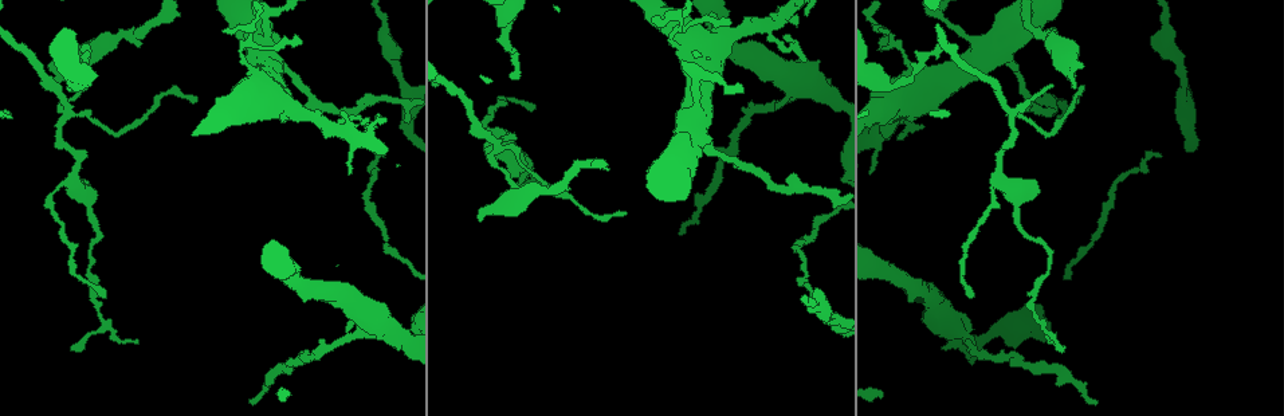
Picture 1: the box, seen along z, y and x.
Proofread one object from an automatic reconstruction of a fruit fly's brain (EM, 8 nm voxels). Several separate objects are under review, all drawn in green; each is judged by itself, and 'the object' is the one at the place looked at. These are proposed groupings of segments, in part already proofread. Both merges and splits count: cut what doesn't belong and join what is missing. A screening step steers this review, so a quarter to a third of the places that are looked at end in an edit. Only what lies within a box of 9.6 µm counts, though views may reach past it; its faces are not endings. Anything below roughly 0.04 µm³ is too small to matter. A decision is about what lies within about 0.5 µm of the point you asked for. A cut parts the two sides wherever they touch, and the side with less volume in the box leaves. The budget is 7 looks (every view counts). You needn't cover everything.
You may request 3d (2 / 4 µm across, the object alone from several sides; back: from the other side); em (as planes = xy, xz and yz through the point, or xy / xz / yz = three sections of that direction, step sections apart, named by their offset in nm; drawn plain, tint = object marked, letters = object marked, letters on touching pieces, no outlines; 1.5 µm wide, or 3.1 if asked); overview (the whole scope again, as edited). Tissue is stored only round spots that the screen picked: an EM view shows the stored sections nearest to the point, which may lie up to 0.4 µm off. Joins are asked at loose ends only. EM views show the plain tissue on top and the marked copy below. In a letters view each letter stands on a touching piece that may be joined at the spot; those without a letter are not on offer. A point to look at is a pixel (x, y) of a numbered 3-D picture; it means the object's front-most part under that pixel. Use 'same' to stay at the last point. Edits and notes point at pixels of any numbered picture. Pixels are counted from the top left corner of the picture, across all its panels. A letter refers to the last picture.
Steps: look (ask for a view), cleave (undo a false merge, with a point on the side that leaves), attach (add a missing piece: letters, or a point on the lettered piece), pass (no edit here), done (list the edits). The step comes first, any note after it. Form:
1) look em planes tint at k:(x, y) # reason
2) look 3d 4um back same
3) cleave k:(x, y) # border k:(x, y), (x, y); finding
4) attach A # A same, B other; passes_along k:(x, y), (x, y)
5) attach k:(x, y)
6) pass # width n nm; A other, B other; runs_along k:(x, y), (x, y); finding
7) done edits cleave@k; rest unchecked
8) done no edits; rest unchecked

look em planes tint at 1:(405, 120) # thin end

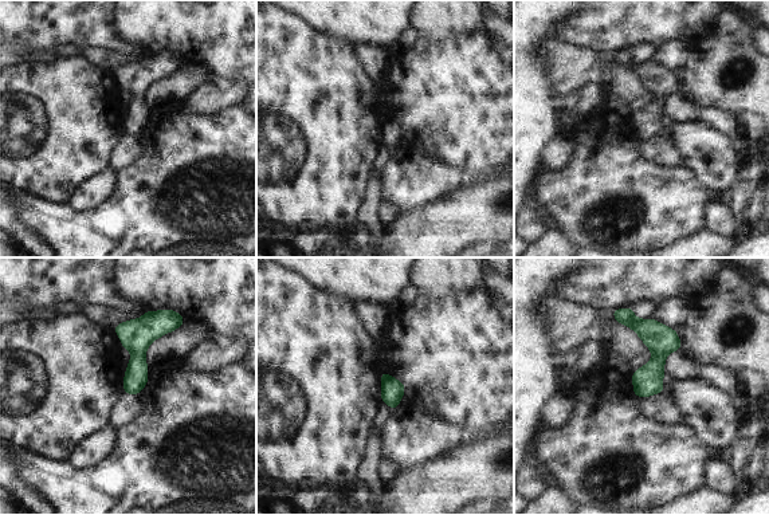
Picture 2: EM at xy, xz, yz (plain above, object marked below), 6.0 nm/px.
look em planes letters same # see the neighbours

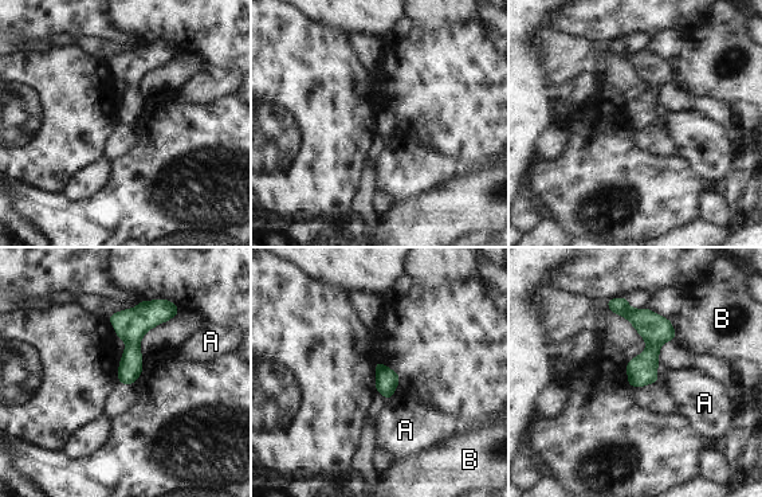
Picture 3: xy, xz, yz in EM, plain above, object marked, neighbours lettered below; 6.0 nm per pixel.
pass # longest_contact B 140 nm; A other, B other; no lettered piece goes on from it

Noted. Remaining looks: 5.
look 3d 4um at 1:(726, 26) # branch stops here

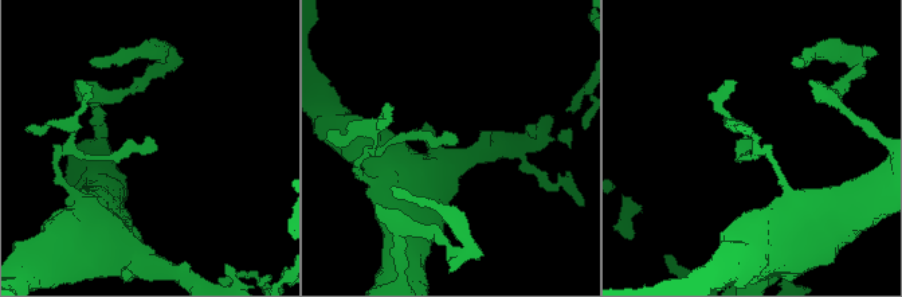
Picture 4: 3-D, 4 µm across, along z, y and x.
look em xz step 4 tint at 4:(149, 140) # shape alone is not enough

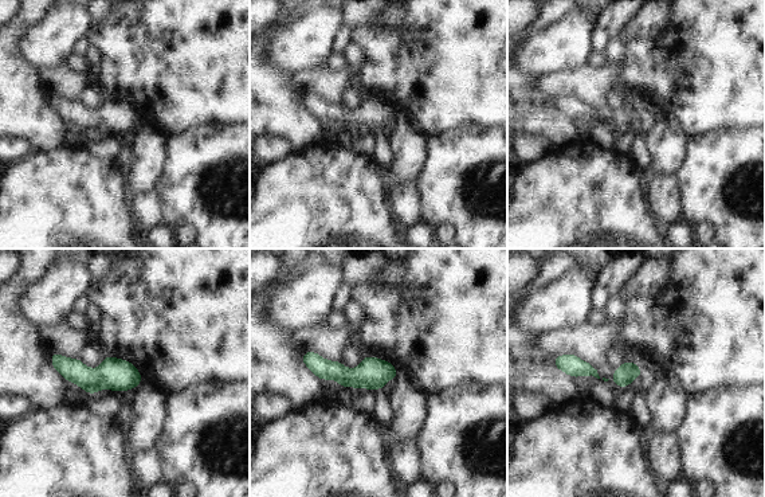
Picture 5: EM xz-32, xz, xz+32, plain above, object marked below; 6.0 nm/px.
look em xz step 4 letters same # what lies round it

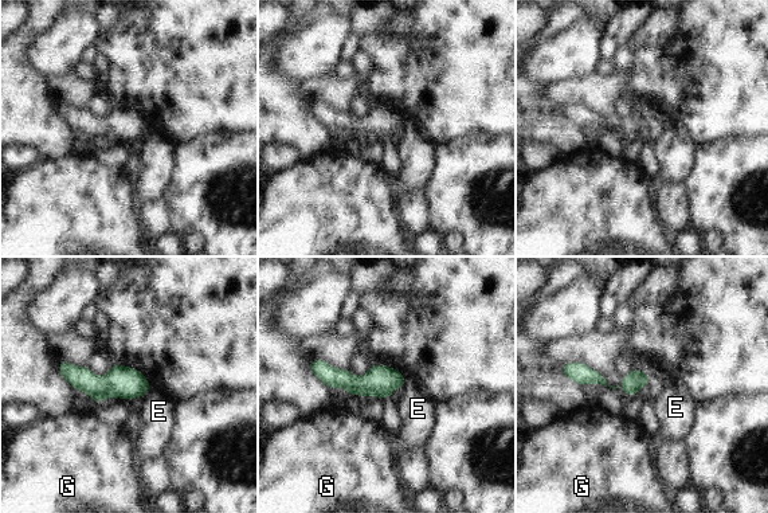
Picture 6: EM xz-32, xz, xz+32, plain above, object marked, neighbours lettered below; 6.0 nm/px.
pass # width 180 nm; E other, G other; border 6:(149, 386), (147, 394); none of them fits

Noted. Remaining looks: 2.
done no edits; rest unchecked

